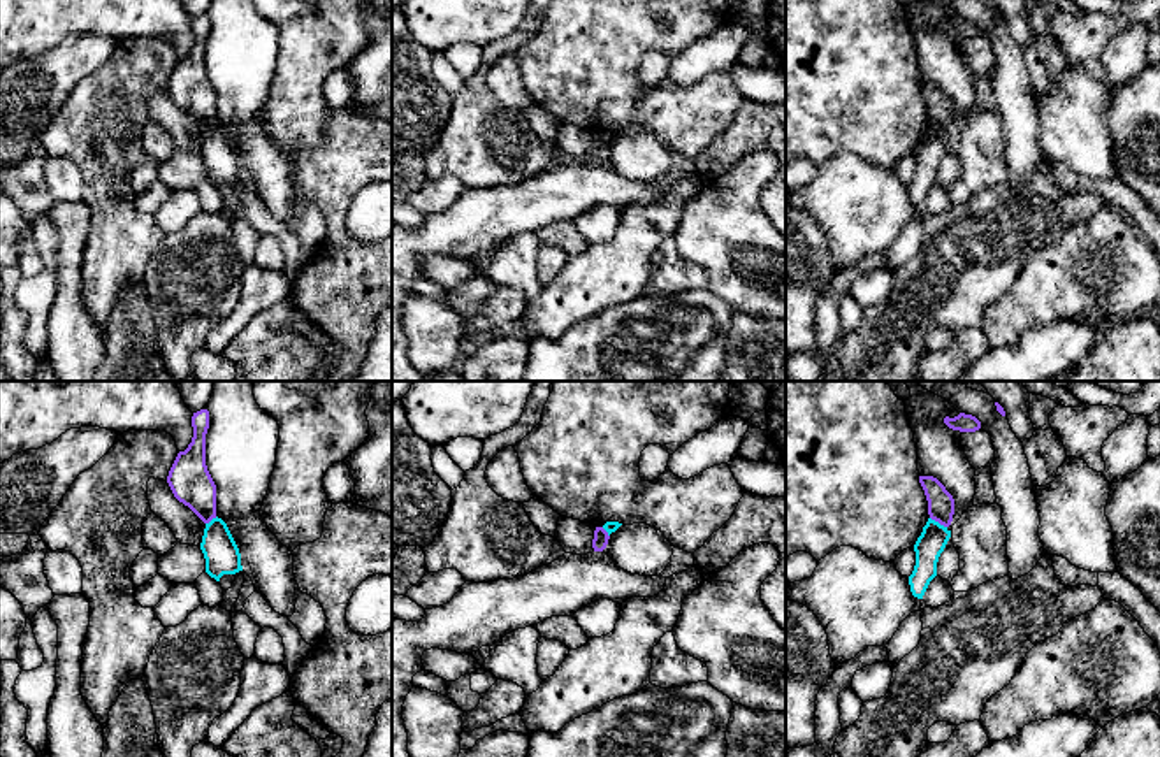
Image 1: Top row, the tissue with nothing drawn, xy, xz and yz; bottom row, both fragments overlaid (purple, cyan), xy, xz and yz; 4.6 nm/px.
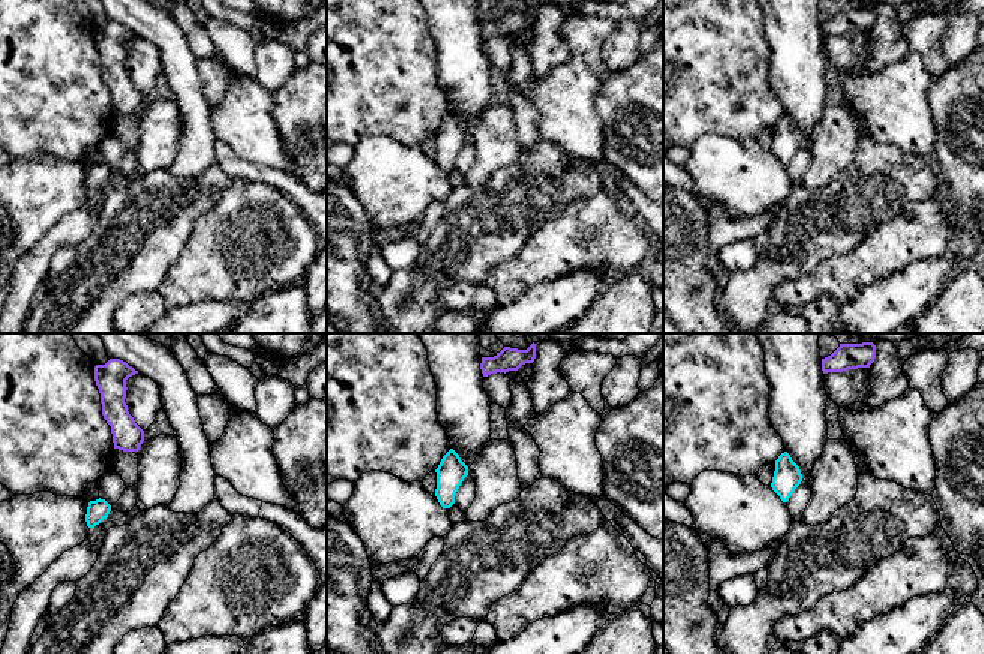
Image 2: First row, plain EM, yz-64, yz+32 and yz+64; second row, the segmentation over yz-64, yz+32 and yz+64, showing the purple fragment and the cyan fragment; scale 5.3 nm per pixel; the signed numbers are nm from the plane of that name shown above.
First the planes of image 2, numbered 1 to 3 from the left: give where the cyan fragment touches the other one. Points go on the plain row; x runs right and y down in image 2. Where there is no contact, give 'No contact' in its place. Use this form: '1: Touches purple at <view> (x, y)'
1: No contact
2: No contact
3: No contact

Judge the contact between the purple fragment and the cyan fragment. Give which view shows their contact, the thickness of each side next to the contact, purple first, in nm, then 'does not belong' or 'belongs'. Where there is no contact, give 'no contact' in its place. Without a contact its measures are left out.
contact in yz; calibres 130 and 130 nm; does not belong

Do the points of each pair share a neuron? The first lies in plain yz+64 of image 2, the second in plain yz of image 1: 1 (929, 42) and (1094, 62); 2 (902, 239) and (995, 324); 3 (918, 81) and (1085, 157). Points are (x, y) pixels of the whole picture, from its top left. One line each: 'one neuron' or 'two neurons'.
1: one neuron
2: one neuron
3: one neuron

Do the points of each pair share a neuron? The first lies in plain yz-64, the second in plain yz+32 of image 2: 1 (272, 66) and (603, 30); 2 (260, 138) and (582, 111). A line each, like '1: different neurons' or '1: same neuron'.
1: different neurons
2: same neuron

